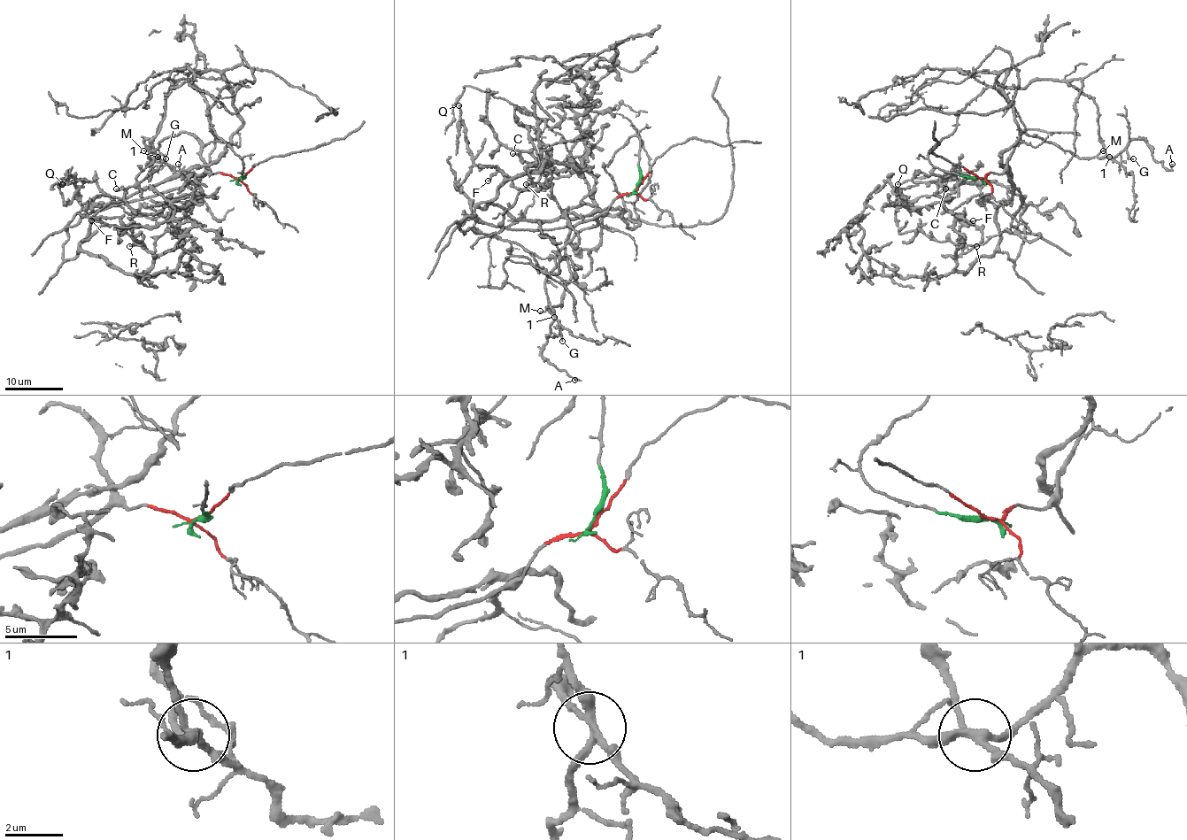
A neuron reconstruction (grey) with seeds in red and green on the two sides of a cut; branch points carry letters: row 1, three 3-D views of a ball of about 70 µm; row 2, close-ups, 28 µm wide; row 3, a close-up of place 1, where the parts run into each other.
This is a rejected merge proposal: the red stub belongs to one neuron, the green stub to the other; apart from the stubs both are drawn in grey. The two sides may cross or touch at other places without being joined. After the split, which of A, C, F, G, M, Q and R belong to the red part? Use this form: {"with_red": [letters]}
{"with_red": ["A", "G", "M"]}

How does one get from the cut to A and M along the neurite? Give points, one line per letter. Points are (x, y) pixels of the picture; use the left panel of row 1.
A: (239, 178), (212, 174), (185, 132), (148, 155), (158, 157), (145, 141), (155, 161), (175, 171), (178, 164)
M: (239, 178), (212, 174), (201, 157), (201, 145), (184, 132), (161, 142), (150, 158), (152, 154), (143, 150)

